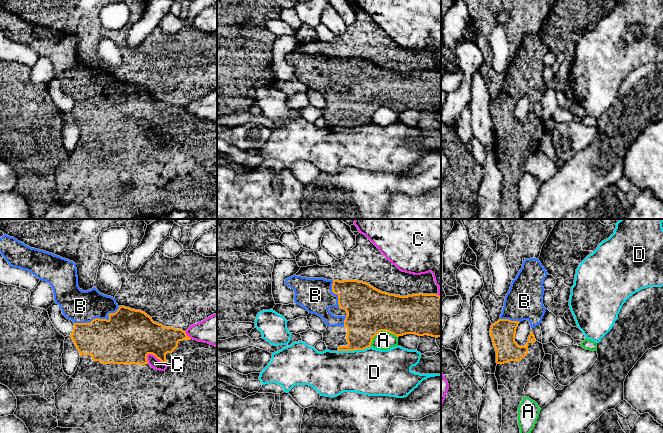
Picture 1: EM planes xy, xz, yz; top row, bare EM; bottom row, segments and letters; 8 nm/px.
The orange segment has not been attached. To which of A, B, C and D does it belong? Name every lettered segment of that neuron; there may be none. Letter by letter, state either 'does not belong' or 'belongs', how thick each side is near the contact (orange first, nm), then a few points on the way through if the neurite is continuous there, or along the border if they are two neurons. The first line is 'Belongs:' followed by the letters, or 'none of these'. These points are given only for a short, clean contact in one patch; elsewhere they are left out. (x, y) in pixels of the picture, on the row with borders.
Belongs: B
A: does not belong | 360/150 nm | along xz (397, 336), (380, 331), (373, 338), (370, 346)
B: belongs | 400/260 nm
C: does not belong | 380/90 nm
D: does not belong | 300/380 nm

